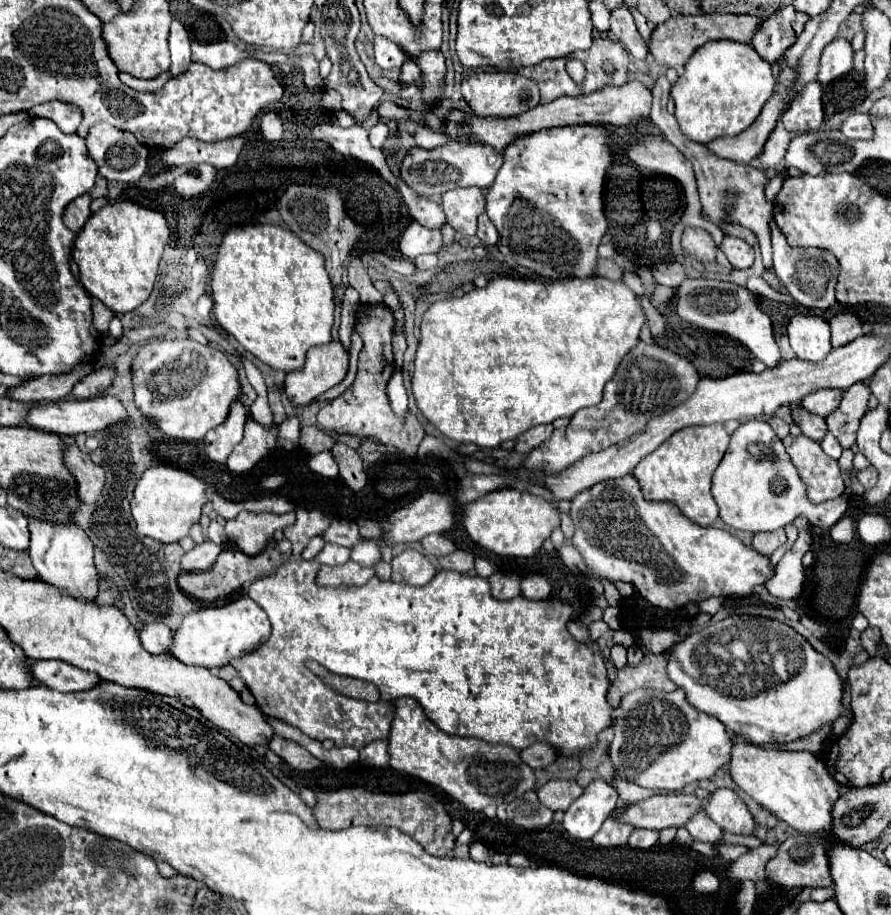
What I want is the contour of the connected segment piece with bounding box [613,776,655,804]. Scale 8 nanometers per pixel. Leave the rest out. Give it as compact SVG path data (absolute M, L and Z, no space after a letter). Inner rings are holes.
M613 776L613 786L619 792L621 802L629 802L629 804L639 802L639 800L645 800L655 794L653 789L643 788L633 782L627 782L627 780L619 778L619 776Z

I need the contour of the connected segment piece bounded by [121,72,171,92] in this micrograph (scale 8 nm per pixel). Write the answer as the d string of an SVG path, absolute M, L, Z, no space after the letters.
M121 72L123 84L127 84L129 88L135 88L135 90L139 90L139 92L157 92L157 90L163 88L163 84L165 84L169 78L171 78L169 72L165 72L165 74L157 76L157 78L151 78L151 80L141 80L141 78L135 78L135 76L131 76L131 74Z

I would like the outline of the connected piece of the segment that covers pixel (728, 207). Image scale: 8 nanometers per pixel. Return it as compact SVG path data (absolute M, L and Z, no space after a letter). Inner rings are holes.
M659 76L655 86L653 86L653 108L651 108L651 122L659 126L659 130L667 136L671 144L675 144L691 162L695 168L695 178L697 178L697 190L699 190L699 200L701 200L701 210L705 216L709 216L709 222L715 226L719 224L739 224L743 228L749 228L763 252L763 264L765 268L771 268L771 232L769 232L769 222L773 218L773 204L765 198L765 186L771 180L765 172L751 168L747 164L739 164L733 160L723 160L707 152L701 144L685 138L685 134L679 130L679 124L675 116L667 112L667 102L671 98L671 84L665 76Z

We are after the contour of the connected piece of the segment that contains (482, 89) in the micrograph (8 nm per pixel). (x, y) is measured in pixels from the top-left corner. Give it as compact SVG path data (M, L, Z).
M475 72L461 82L461 92L477 116L517 116L539 104L539 88L533 80L511 72Z

